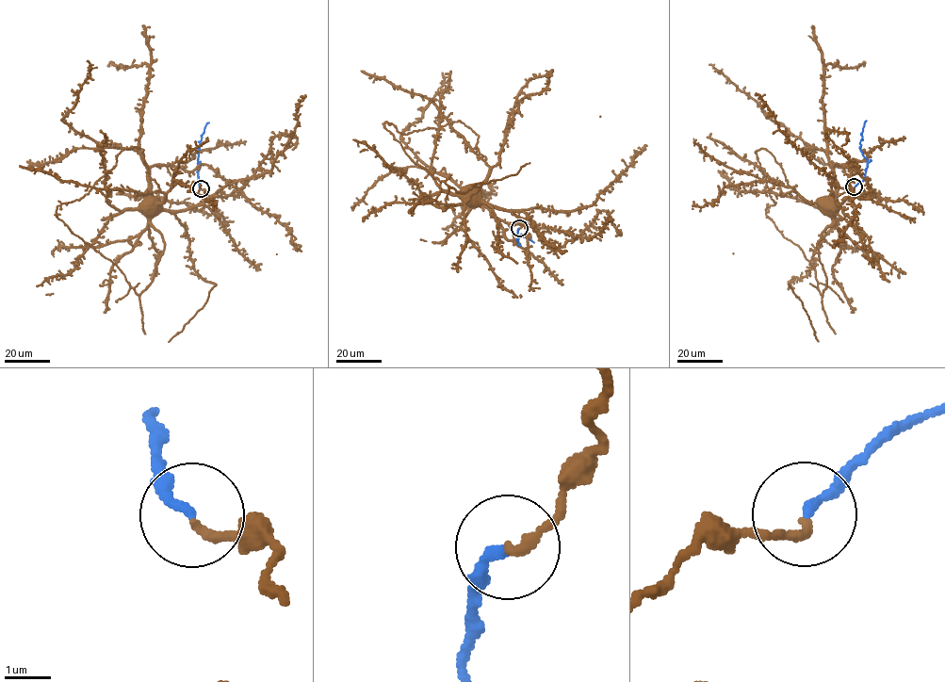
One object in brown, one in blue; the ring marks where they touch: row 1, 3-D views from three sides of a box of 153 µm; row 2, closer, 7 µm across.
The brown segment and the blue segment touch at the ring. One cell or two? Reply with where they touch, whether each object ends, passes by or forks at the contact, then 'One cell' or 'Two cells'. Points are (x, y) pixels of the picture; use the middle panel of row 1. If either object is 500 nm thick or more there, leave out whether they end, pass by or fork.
Place: (519, 228). At the ring brown ends. At the ring blue ends. One cell

